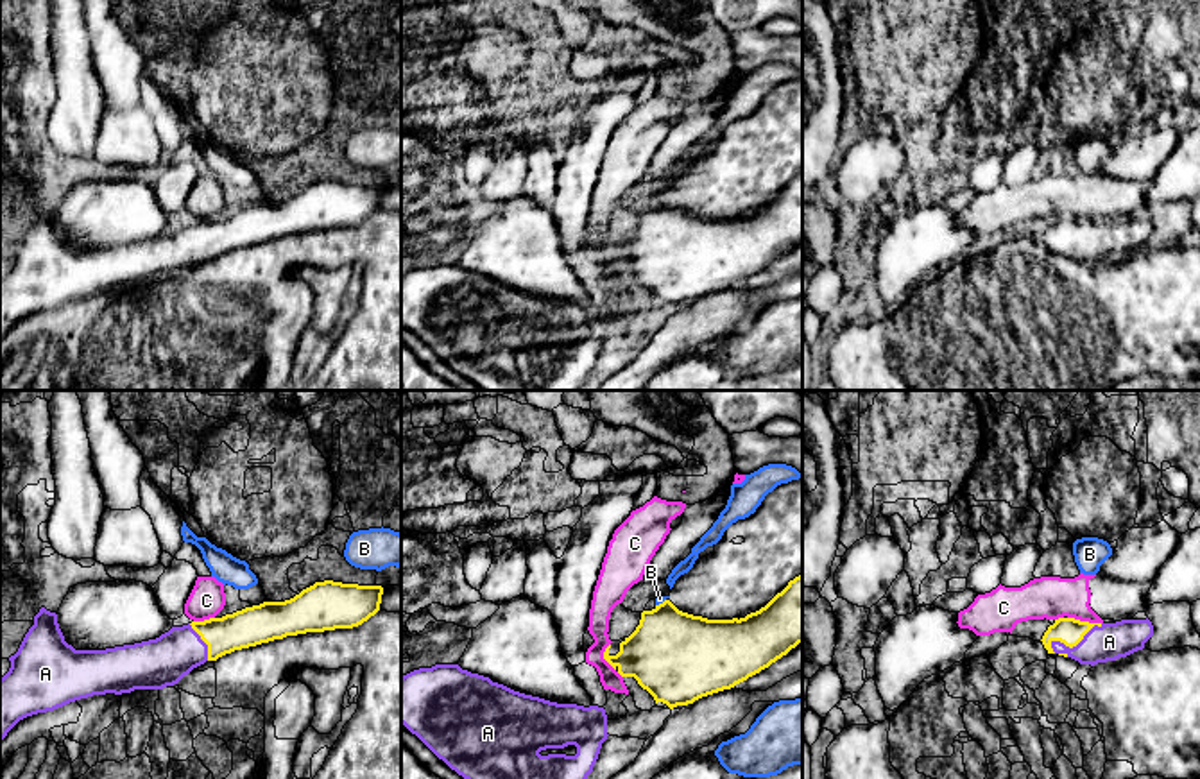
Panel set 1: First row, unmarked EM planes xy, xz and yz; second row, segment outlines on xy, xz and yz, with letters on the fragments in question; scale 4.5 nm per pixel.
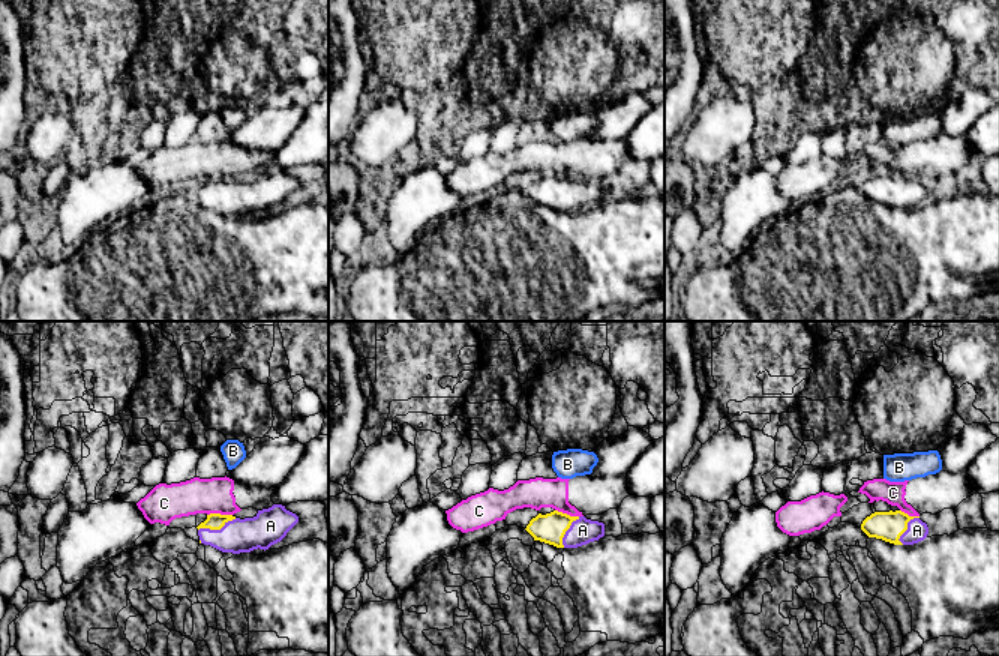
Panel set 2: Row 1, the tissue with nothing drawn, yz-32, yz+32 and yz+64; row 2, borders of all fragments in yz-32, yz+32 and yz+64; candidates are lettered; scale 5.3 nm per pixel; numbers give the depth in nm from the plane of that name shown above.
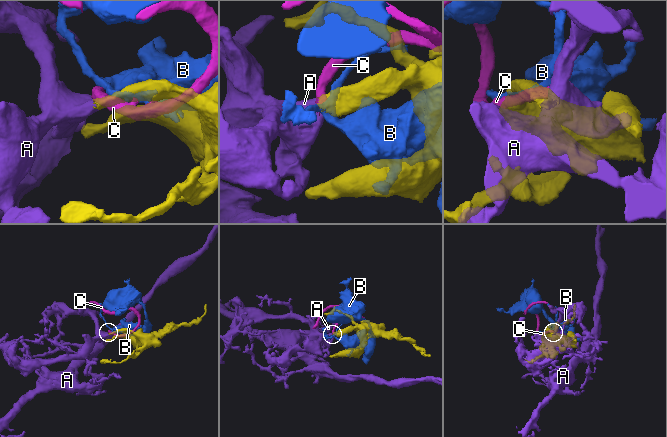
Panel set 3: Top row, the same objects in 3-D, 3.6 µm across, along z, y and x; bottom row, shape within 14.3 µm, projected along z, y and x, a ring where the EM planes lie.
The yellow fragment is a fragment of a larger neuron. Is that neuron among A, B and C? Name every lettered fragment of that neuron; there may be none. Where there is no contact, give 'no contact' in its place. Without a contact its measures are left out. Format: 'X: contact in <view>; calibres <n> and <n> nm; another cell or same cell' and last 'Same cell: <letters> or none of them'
A: contact in yz; calibres 120 and 160 nm; same cell
B: contact in xz; calibres 400 and 30 nm; another cell
C: contact in yz; calibres 120 and 190 nm; another cell
Same cell: A

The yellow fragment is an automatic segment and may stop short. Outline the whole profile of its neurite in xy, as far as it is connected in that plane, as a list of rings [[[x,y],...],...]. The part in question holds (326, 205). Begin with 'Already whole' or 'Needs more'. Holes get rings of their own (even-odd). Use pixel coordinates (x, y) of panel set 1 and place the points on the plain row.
Needs more. [[[315,181],[285,201],[263,201],[222,217],[172,226],[156,238],[106,249],[75,249],[64,240],[57,213],[41,206],[18,251],[9,256],[9,270],[0,278],[0,340],[20,319],[81,297],[106,292],[122,294],[134,288],[163,288],[177,283],[206,260],[217,260],[235,249],[287,235],[358,226],[380,210],[381,193],[381,184]]]

